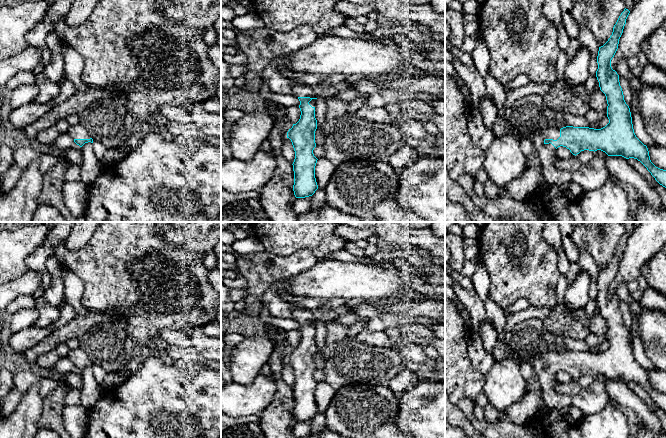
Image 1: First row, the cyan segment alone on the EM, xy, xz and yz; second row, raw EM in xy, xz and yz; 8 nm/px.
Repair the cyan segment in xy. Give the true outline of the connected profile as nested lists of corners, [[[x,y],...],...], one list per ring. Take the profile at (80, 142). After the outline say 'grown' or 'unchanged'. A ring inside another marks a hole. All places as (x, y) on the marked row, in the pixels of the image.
[[[82,125],[70,126],[67,133],[81,147],[81,181],[89,186],[101,175],[105,165],[96,157],[93,151],[93,139]]] | grown

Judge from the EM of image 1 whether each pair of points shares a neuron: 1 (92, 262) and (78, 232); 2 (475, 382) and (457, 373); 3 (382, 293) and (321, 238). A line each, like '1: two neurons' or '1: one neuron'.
1: two neurons
2: one neuron
3: two neurons

